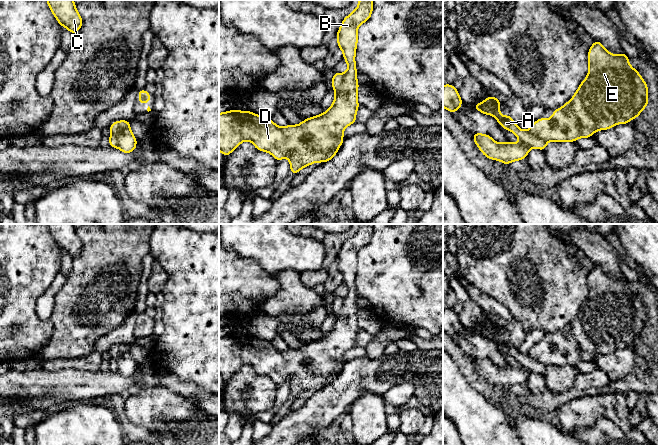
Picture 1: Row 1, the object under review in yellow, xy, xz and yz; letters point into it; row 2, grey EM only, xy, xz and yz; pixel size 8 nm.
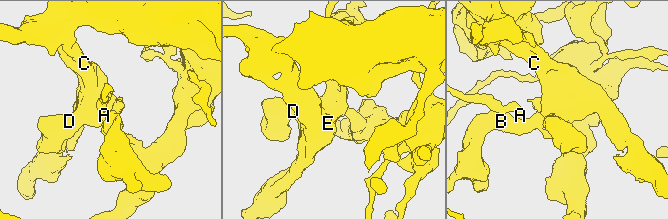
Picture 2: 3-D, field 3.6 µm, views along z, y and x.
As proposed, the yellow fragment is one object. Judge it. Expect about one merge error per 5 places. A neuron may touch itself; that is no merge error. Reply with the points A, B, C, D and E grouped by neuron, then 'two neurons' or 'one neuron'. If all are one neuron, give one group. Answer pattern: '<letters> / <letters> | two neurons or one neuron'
A B C D E | one neuron

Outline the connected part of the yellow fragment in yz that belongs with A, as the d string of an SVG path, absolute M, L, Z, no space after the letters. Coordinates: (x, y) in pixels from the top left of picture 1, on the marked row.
M594 41L588 51L589 70L587 77L581 82L578 90L569 102L560 109L555 109L551 119L541 117L535 121L527 131L521 130L512 120L510 114L502 116L500 112L500 99L489 96L483 102L473 107L485 115L493 115L502 128L514 133L520 143L495 142L490 135L472 133L473 140L479 150L488 159L497 160L507 164L526 159L531 148L546 150L550 141L575 143L578 138L589 138L598 130L607 130L616 124L628 124L632 118L635 120L645 107L648 107L648 86L637 69L629 64L626 54L611 54L600 41Z

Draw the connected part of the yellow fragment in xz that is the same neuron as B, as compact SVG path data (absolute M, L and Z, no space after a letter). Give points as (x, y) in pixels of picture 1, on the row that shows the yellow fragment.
M359 0L357 8L344 18L339 27L336 39L348 69L344 74L333 72L331 83L336 95L332 105L325 113L307 118L299 125L288 124L285 127L277 126L271 117L259 116L249 110L233 109L219 113L219 151L223 153L224 157L229 156L240 143L250 141L257 150L270 153L278 162L283 158L288 158L290 171L294 175L313 163L325 163L334 158L344 141L345 128L356 122L356 113L360 106L357 99L359 83L355 63L357 30L361 24L370 19L372 11L373 0Z

